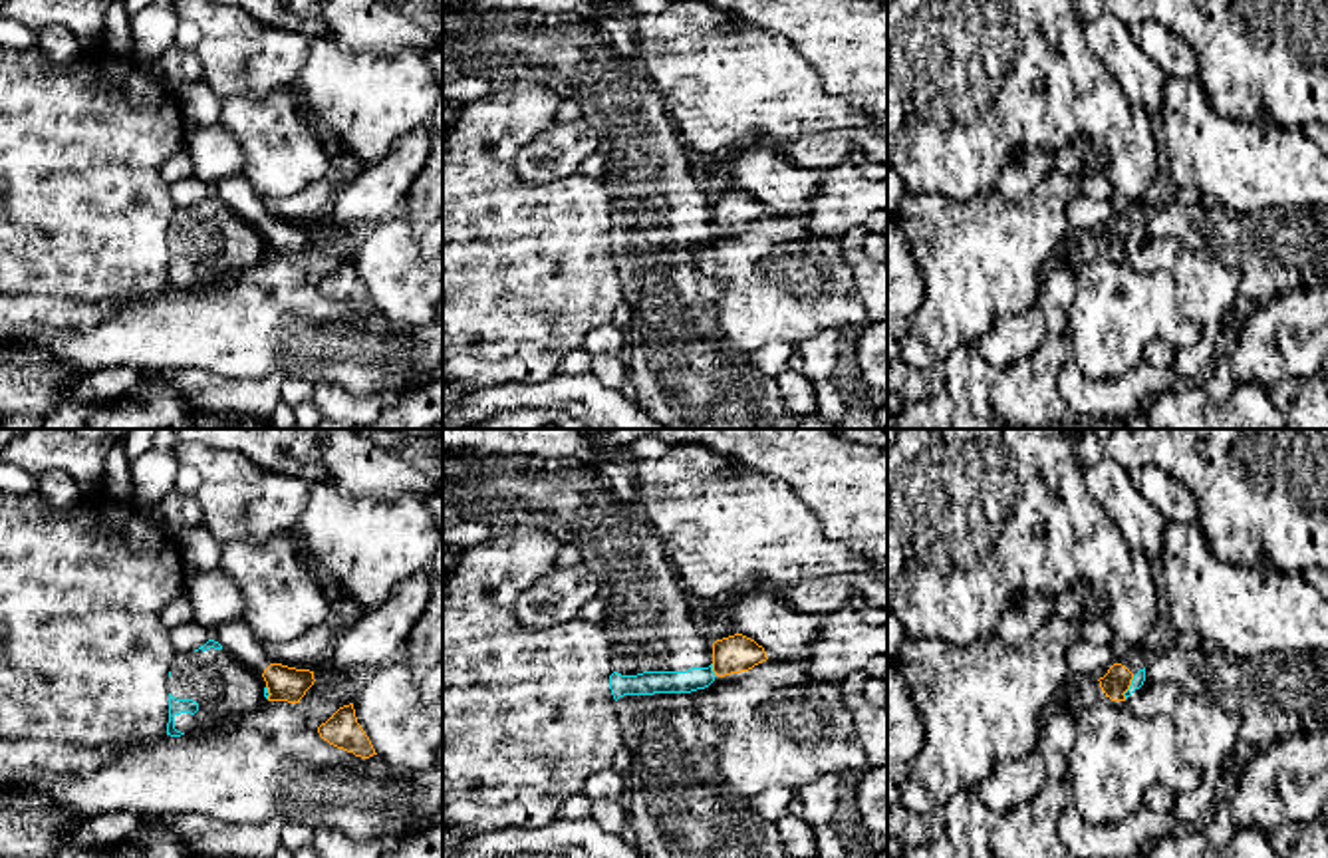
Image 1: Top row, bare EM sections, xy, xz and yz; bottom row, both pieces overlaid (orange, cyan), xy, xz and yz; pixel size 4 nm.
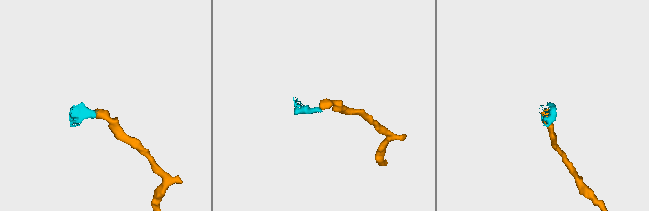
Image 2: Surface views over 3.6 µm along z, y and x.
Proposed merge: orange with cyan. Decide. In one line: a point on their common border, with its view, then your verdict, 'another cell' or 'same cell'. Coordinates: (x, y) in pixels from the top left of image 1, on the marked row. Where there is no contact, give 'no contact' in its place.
meets orange in yz at (1128, 688); another cell

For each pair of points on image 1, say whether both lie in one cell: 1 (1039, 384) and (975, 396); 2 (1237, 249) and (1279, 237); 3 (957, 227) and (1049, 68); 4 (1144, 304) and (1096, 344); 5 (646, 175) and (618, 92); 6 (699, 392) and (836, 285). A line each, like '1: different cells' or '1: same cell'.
1: same cell
2: same cell
3: different cells
4: same cell
5: same cell
6: different cells

